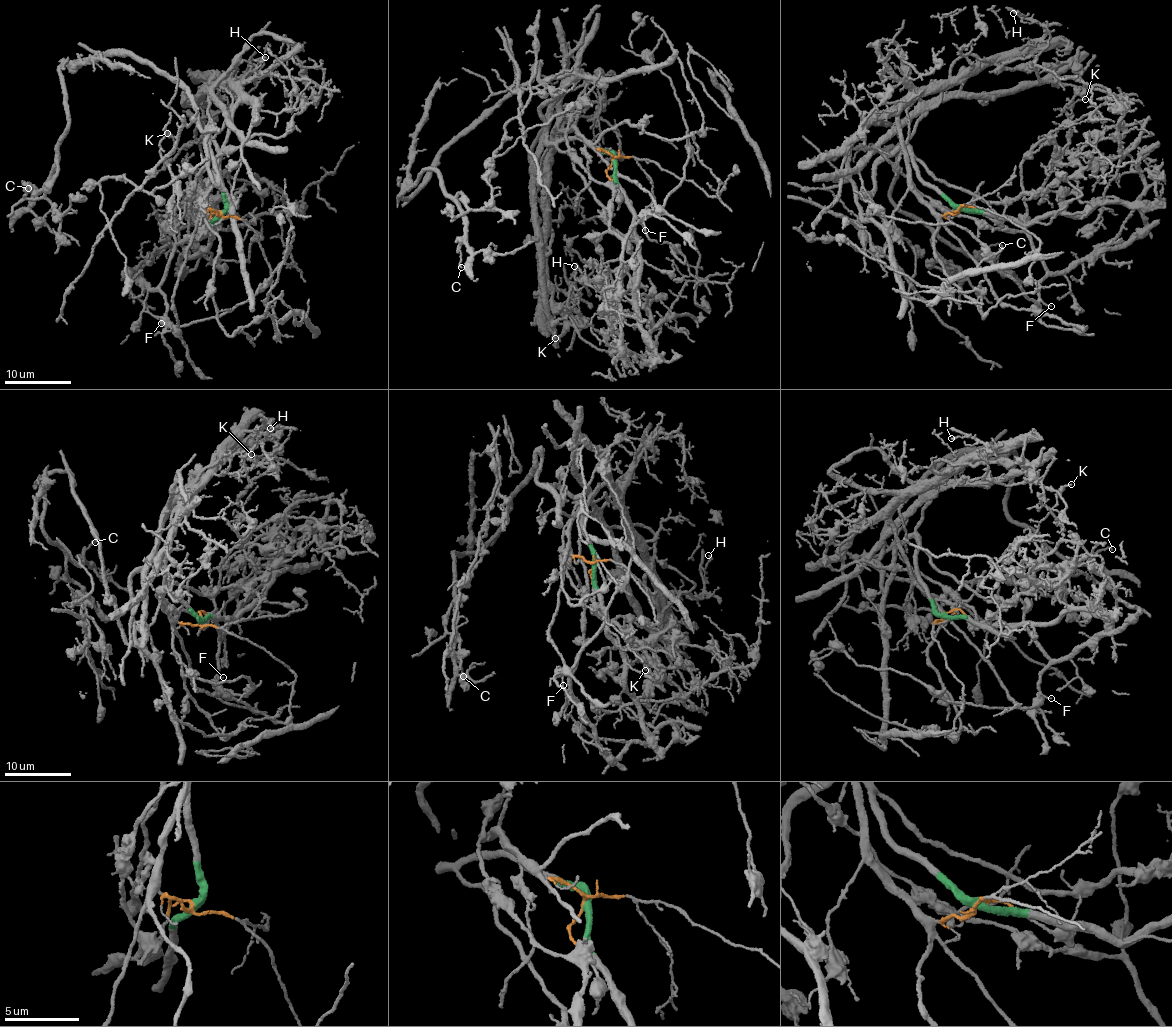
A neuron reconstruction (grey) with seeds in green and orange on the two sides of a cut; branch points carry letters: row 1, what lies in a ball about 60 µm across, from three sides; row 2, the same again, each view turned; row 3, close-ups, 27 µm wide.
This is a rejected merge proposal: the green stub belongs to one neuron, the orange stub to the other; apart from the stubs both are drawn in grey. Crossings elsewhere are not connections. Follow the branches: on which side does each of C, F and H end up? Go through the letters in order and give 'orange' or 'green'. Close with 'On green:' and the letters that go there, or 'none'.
C: green
F: orange
H: orange
On green: C

